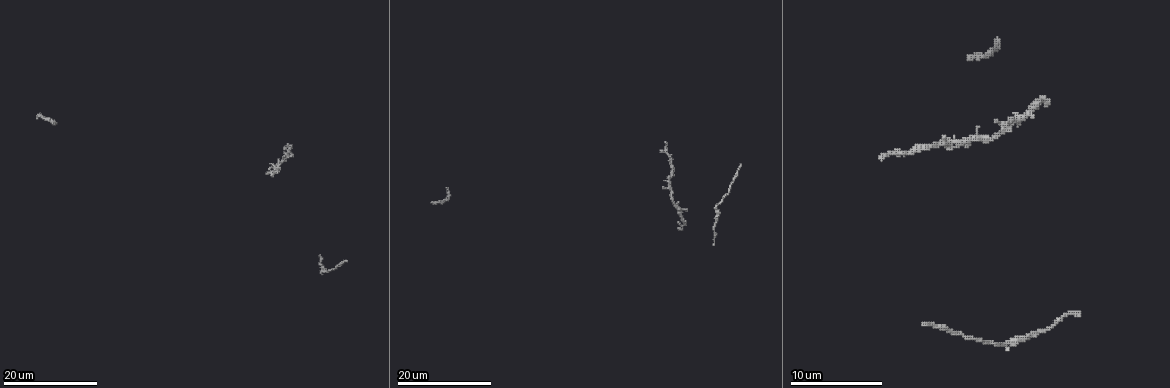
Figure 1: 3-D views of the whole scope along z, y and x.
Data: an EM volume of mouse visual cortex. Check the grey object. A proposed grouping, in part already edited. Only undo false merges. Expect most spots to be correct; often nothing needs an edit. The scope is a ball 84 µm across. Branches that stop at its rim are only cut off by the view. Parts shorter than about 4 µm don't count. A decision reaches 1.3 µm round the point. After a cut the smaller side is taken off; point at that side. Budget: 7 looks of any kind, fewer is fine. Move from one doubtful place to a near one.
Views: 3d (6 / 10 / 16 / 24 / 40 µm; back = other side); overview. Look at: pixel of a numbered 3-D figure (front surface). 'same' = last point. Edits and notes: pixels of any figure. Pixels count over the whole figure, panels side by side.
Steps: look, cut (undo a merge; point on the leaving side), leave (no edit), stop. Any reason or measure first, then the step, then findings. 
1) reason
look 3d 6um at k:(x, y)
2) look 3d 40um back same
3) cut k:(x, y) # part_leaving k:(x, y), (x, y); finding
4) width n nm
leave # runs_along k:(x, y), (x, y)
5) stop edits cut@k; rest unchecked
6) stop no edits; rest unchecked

a narrow waist
look 3d 16um at 1:(981, 57)

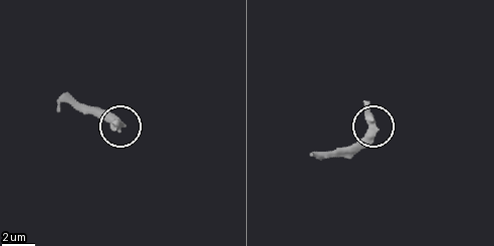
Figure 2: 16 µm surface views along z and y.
closer look
look 3d 10um at 2:(122, 124)

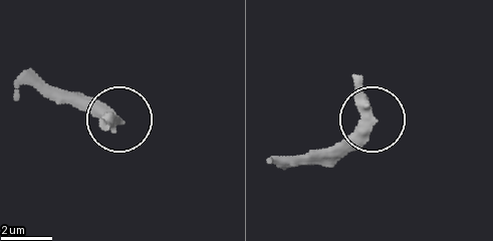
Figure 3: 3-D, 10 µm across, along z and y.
leave # continuous, no second cell

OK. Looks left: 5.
look 3d 16um at 1:(284, 160)

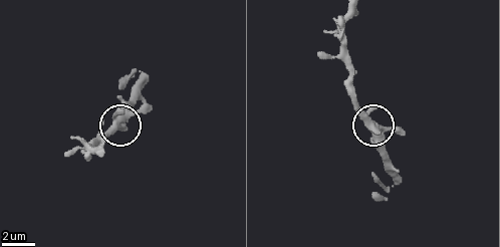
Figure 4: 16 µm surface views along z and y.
look 3d 6um at 4:(123, 126)

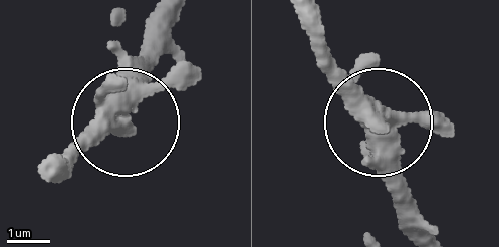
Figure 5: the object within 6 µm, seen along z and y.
leave # runs_along 5:(299, 19), (331, 84), (371, 124), (397, 210); all the same cell

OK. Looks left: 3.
arms part here
look 3d 16um at 1:(968, 139)

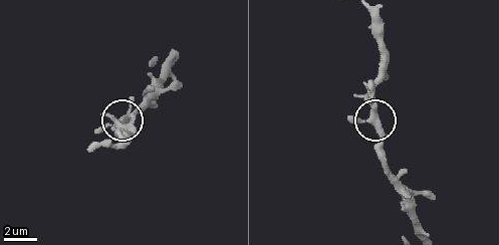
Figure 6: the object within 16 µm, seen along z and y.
look 3d 10um at 6:(373, 116)

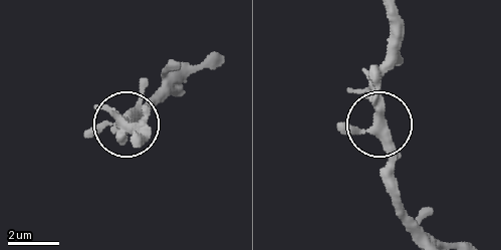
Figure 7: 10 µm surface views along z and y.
side_arm 11 um
leave # runs_along 7:(88, 133), (130, 126); all the same cell

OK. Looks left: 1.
stop no edits; rest unchecked

